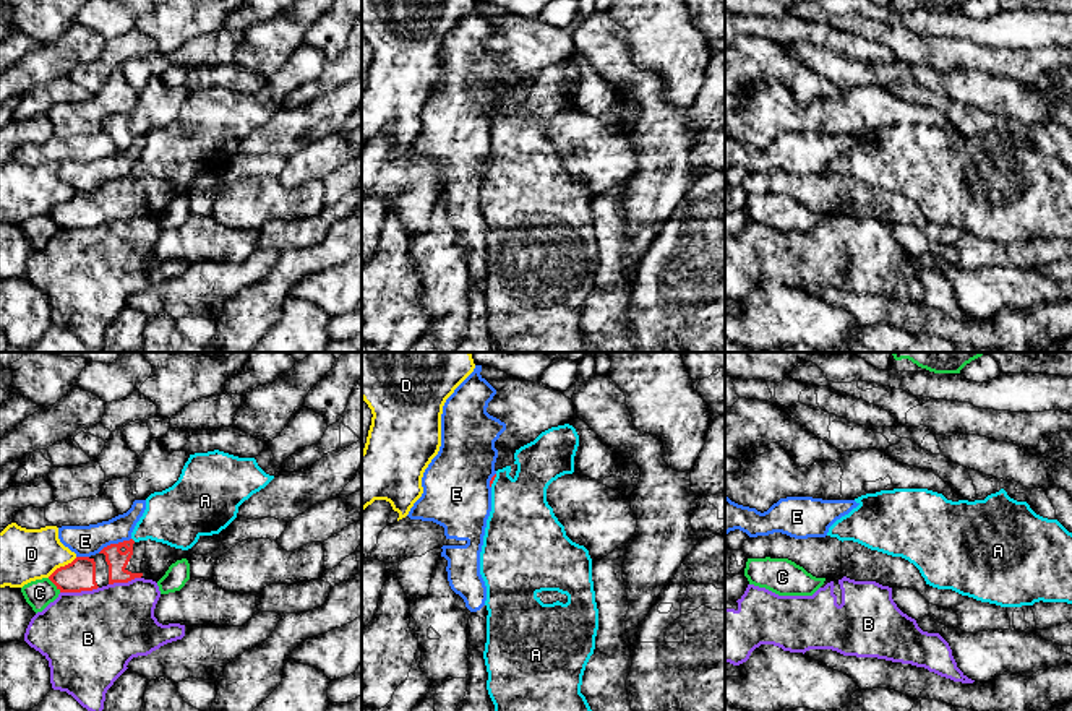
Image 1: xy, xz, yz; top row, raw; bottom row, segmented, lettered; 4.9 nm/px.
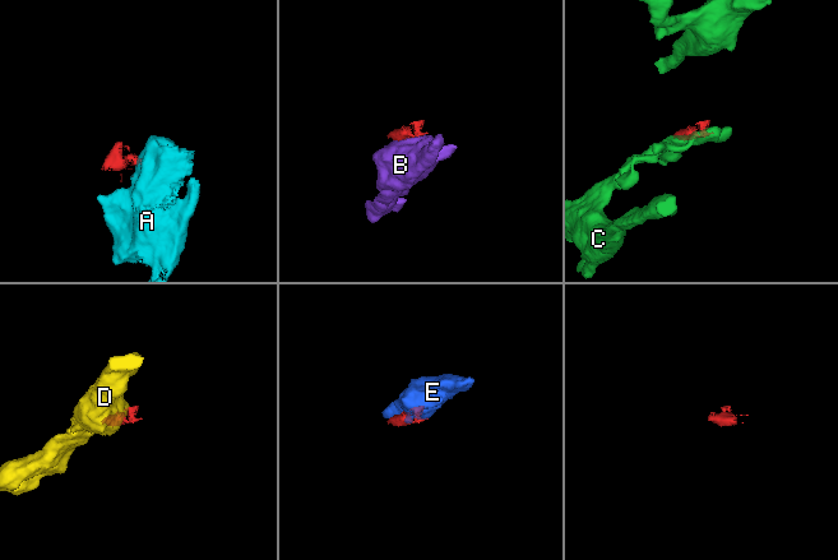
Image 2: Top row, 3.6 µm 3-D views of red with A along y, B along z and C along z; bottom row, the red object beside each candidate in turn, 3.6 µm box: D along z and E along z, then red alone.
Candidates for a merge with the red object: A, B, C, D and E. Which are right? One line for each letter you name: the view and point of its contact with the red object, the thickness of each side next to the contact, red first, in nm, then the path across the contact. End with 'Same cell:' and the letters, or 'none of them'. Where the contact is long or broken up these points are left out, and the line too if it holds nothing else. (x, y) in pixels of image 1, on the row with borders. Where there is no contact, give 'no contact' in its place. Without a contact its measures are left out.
Same cell: none of them

